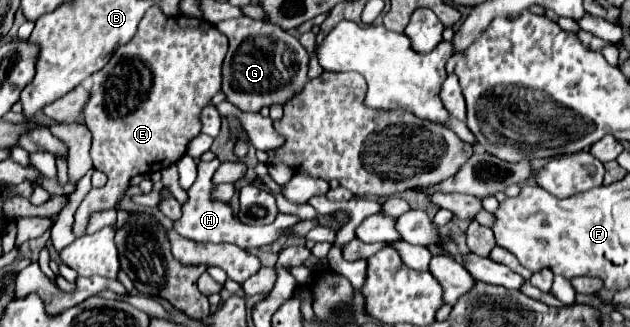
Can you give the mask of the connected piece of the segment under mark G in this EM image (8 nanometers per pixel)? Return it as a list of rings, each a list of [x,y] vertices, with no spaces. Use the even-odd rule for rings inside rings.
[[[239,18],[219,22],[217,28],[229,38],[229,52],[223,62],[223,92],[241,110],[259,112],[263,106],[287,102],[307,84],[309,54],[299,40],[277,24]]]

